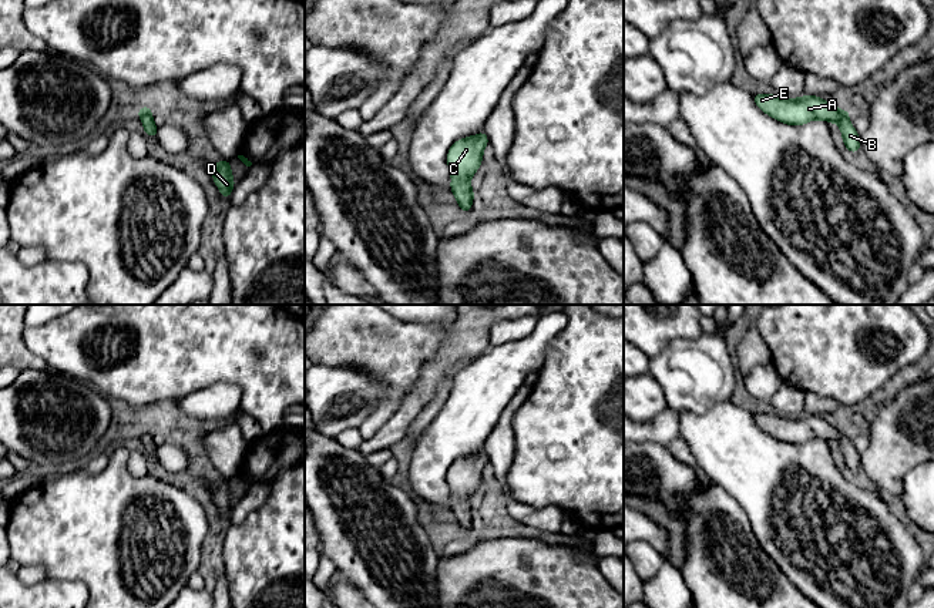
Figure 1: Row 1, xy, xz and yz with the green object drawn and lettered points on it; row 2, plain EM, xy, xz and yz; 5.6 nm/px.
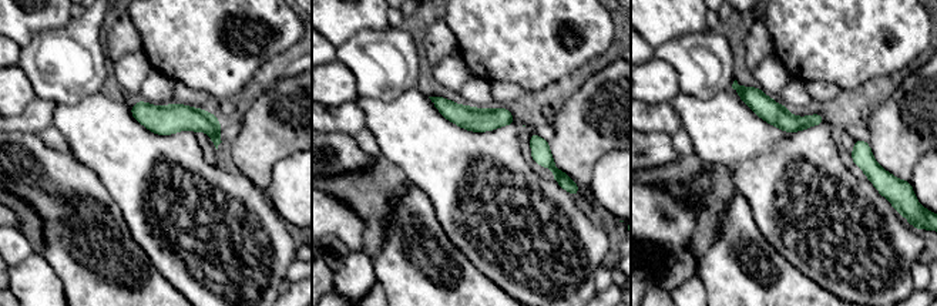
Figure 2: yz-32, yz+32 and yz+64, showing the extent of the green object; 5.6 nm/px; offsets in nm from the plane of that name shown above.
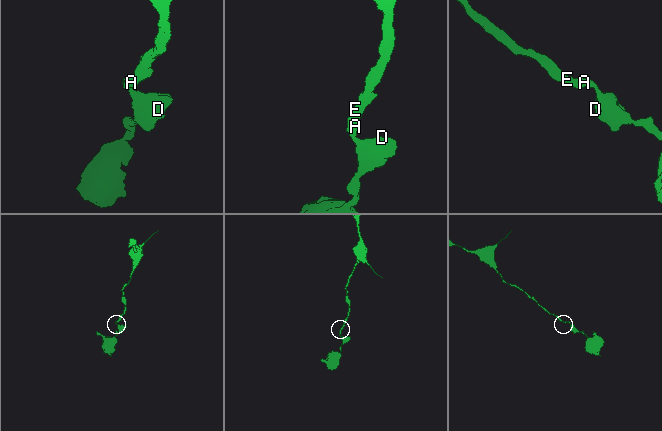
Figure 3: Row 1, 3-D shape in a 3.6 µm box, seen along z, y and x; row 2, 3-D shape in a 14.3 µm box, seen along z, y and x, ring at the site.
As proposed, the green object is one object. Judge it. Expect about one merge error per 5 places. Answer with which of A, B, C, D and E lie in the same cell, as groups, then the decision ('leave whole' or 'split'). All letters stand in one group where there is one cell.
A B C D E; leave whole

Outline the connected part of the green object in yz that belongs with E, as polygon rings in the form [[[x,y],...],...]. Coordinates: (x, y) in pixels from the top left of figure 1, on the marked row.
[[[752,94],[752,97],[763,112],[787,125],[803,125],[813,120],[836,122],[840,127],[846,150],[853,154],[861,150],[860,134],[850,122],[849,110],[839,110],[817,95],[783,98],[777,94]]]

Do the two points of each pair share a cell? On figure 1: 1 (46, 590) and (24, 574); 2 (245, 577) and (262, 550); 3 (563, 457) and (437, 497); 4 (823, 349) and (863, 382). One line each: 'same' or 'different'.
1: different
2: same
3: different
4: same

